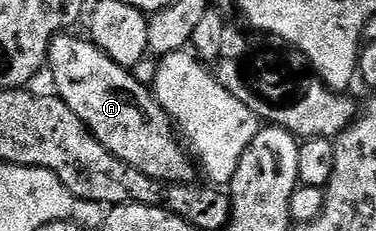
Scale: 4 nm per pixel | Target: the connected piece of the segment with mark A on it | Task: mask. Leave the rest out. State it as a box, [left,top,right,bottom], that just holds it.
[47,35,197,184]

